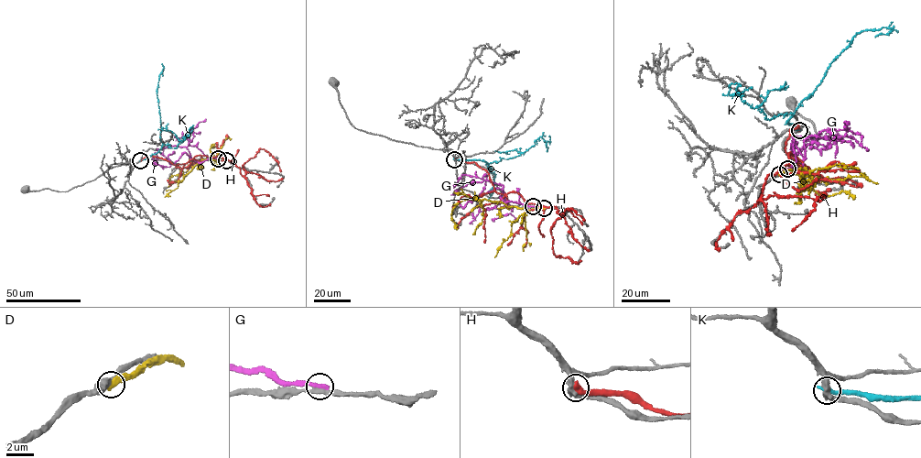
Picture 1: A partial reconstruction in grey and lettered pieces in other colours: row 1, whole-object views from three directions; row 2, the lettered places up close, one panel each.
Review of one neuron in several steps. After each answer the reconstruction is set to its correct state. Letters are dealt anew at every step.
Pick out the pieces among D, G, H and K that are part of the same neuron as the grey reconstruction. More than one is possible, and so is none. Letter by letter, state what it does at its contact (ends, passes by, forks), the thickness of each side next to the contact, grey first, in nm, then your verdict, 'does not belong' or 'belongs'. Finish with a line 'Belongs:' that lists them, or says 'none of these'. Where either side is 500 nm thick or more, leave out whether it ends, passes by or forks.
D: 550 nm thick on the grey side, 440 nm on the other; does not belong
G: it ends there; 280 nm thick on the grey side, 360 nm on the other; does not belong
H: it ends there; 360 nm thick on the grey side, 400 nm on the other; does not belong
K: it ends there; 360 nm thick on the grey side, 400 nm on the other; does not belong
Belongs: none of these

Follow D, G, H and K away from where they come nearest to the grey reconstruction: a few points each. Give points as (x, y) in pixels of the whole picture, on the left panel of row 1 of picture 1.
D: (227, 160), (205, 158), (179, 181), (169, 184), (172, 176), (179, 175)
G: (218, 158), (210, 158), (200, 163), (185, 152), (171, 164), (157, 149), (156, 163)
H: (141, 160), (151, 156), (175, 165), (216, 157), (234, 161), (244, 176), (244, 164), (261, 148), (281, 171)
K: (140, 160), (161, 148), (157, 89), (164, 67), (162, 76)

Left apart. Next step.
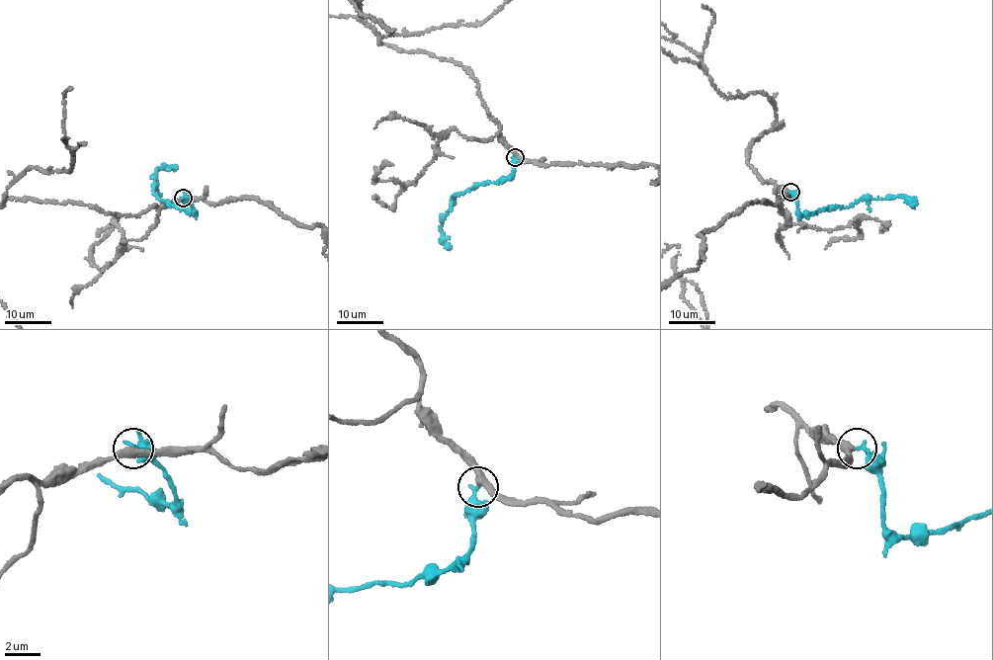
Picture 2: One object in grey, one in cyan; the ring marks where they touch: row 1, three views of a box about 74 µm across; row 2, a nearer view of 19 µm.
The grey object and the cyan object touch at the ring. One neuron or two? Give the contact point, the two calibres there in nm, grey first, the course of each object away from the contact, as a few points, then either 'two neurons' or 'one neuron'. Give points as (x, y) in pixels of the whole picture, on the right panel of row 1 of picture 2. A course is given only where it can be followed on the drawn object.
at (790, 192); 400 nm thick on the grey side, 280 nm on the other; cyan runs (790, 193), (797, 212), (803, 214), (866, 198), (900, 196), (916, 205); one neuron

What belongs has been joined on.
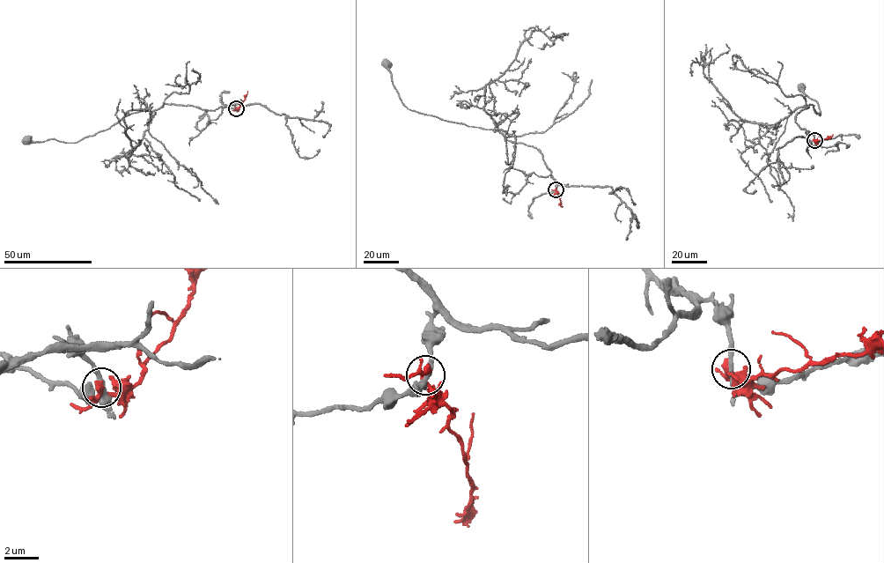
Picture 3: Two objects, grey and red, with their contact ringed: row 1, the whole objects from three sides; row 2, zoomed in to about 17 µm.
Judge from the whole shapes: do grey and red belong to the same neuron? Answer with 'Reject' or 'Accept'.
Reject

